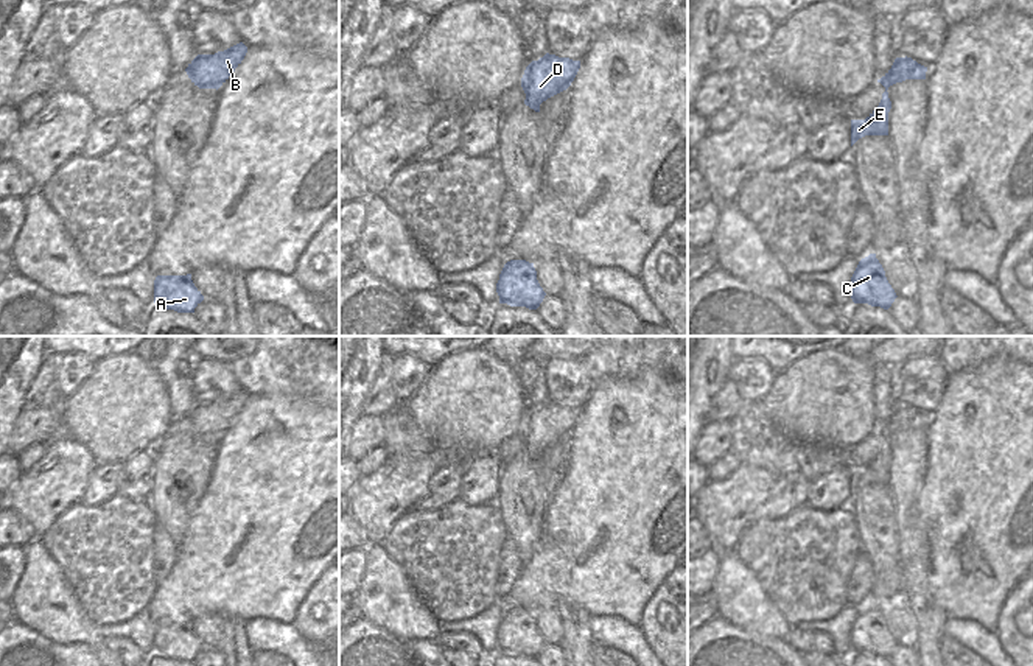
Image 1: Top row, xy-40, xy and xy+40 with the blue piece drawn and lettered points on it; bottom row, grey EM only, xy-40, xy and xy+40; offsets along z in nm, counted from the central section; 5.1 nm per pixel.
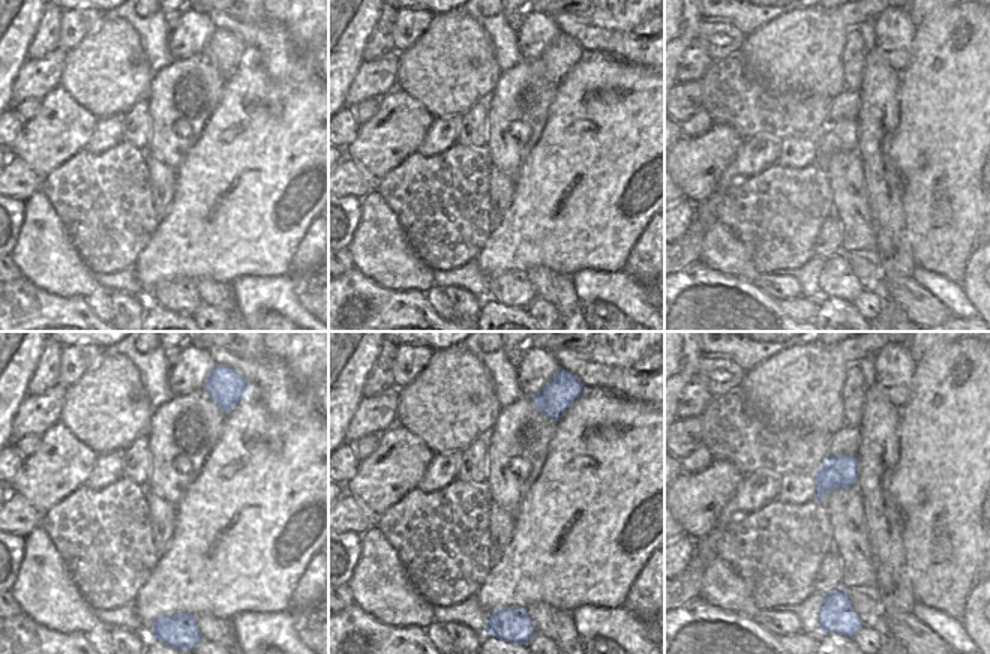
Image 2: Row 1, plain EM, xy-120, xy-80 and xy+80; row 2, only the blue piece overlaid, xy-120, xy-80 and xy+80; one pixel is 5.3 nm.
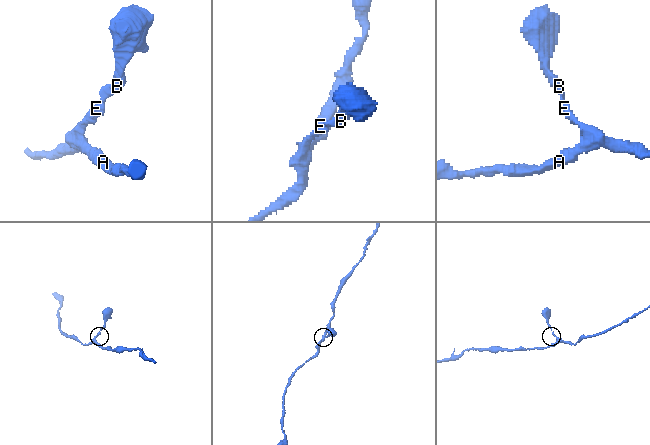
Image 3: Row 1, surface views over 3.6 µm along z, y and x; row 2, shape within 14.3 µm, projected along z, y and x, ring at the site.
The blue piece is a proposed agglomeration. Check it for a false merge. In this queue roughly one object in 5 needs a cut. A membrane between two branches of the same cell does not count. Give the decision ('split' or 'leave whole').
leave whole

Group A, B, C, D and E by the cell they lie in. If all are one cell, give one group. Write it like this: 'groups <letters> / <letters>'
groups A B C D E

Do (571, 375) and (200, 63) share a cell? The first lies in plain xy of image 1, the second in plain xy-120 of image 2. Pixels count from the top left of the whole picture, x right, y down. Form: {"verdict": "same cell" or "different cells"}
{"verdict": "different cells"}

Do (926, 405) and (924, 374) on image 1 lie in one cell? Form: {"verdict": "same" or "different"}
{"verdict": "same"}

